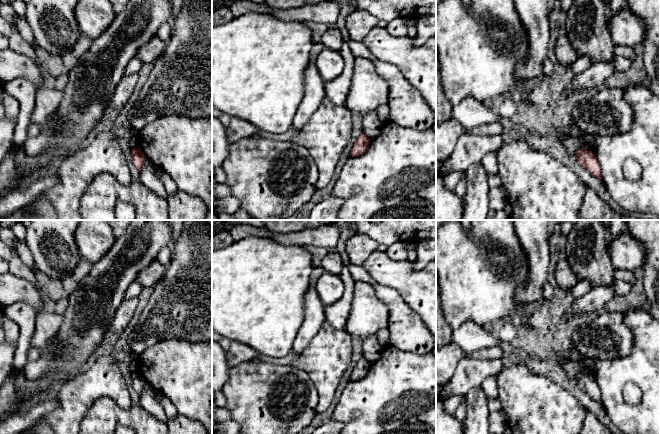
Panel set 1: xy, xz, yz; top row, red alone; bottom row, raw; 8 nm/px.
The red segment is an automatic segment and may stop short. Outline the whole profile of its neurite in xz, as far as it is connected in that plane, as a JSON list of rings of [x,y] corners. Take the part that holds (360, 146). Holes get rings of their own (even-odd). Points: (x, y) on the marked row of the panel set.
[[[362,133],[354,142],[350,156],[351,157],[362,156],[369,148],[369,144],[370,139],[364,133]]]

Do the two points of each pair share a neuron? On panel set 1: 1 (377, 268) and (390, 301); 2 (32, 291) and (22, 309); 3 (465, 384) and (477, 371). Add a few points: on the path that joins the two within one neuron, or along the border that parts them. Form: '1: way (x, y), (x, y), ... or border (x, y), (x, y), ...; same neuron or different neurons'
1: border (376, 282), (393, 288), (403, 300); different neurons
2: border (10, 304), (25, 302), (36, 313); different neurons
3: way (467, 381), (474, 374); same neuron

